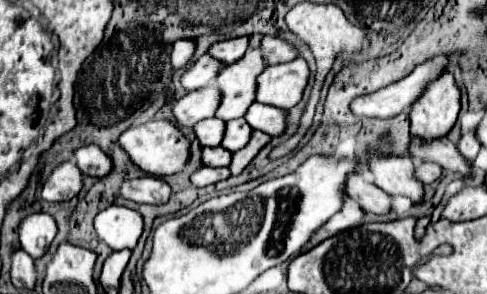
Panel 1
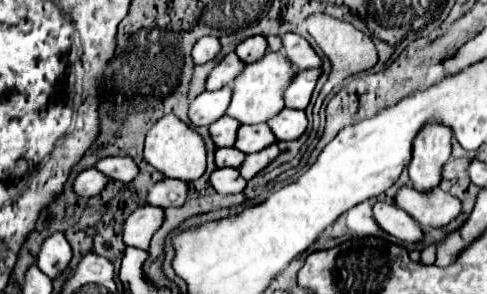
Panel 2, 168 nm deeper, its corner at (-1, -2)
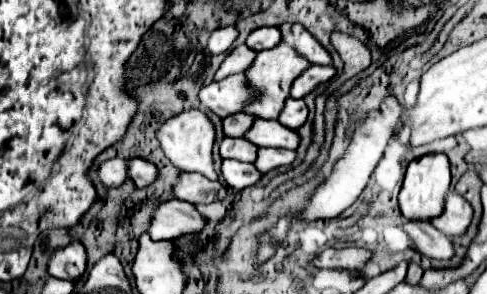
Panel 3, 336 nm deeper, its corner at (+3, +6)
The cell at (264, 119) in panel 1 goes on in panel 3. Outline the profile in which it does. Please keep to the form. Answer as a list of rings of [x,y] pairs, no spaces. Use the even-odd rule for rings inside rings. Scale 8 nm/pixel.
[[[287,98],[287,100],[285,100],[285,106],[283,106],[283,110],[281,110],[281,114],[279,114],[277,120],[279,120],[283,126],[287,126],[287,128],[297,130],[297,128],[301,128],[301,126],[305,124],[307,114],[309,114],[309,110],[307,110],[307,106],[305,106],[303,100]]]

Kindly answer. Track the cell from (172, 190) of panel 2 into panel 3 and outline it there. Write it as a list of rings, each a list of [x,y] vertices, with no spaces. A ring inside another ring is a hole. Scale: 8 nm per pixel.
[[[181,172],[175,184],[171,186],[173,198],[185,200],[191,204],[209,204],[215,200],[221,182],[211,182],[203,174],[187,174]]]

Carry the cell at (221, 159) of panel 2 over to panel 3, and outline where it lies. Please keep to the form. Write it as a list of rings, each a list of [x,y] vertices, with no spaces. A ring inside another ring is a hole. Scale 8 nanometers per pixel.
[[[223,138],[219,146],[221,158],[233,158],[239,162],[255,162],[255,152],[257,152],[257,146],[253,146],[243,138]]]

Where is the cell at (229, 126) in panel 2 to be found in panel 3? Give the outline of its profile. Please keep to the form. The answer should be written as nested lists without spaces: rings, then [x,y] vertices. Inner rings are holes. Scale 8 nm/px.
[[[233,114],[223,118],[223,134],[231,136],[231,138],[239,138],[243,136],[243,132],[247,132],[247,128],[251,128],[251,120],[255,120],[255,116],[247,116],[247,114]]]

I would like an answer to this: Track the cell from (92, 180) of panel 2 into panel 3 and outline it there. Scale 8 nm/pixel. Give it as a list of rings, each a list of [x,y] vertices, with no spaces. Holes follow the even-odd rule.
[[[121,158],[107,160],[107,162],[97,166],[97,176],[99,176],[101,184],[107,186],[107,188],[109,186],[119,186],[127,178],[127,162],[123,162]]]

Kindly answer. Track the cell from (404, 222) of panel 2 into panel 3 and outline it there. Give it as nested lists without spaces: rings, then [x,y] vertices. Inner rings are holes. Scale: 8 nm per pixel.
[[[405,220],[403,230],[409,234],[421,254],[427,254],[431,258],[451,258],[453,246],[449,244],[449,238],[435,230],[431,224],[423,220]]]

